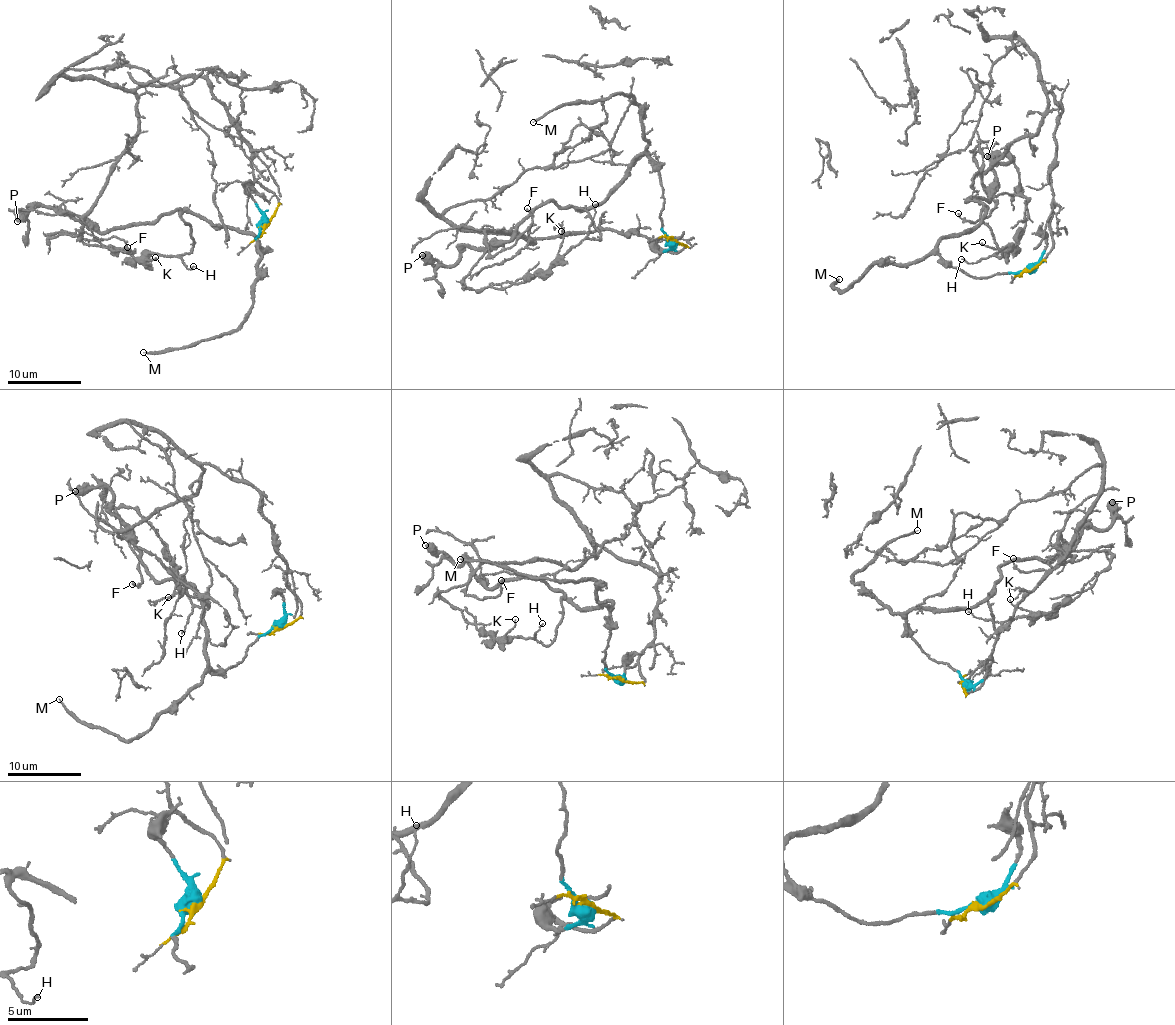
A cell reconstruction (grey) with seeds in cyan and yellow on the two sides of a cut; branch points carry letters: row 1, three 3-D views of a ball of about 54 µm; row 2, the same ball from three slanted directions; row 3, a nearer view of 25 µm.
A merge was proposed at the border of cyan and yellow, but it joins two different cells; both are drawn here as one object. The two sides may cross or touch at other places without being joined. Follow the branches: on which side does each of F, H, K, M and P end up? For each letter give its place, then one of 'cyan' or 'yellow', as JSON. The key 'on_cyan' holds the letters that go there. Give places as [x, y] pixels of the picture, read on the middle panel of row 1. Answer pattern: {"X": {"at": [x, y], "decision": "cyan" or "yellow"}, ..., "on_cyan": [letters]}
{"F": {"at": [527, 208], "decision": "yellow"}, "H": {"at": [595, 204], "decision": "cyan"}, "K": {"at": [561, 231], "decision": "cyan"}, "M": {"at": [533, 122], "decision": "cyan"}, "P": {"at": [422, 255], "decision": "cyan"}, "on_cyan": ["H", "K", "M", "P"]}

